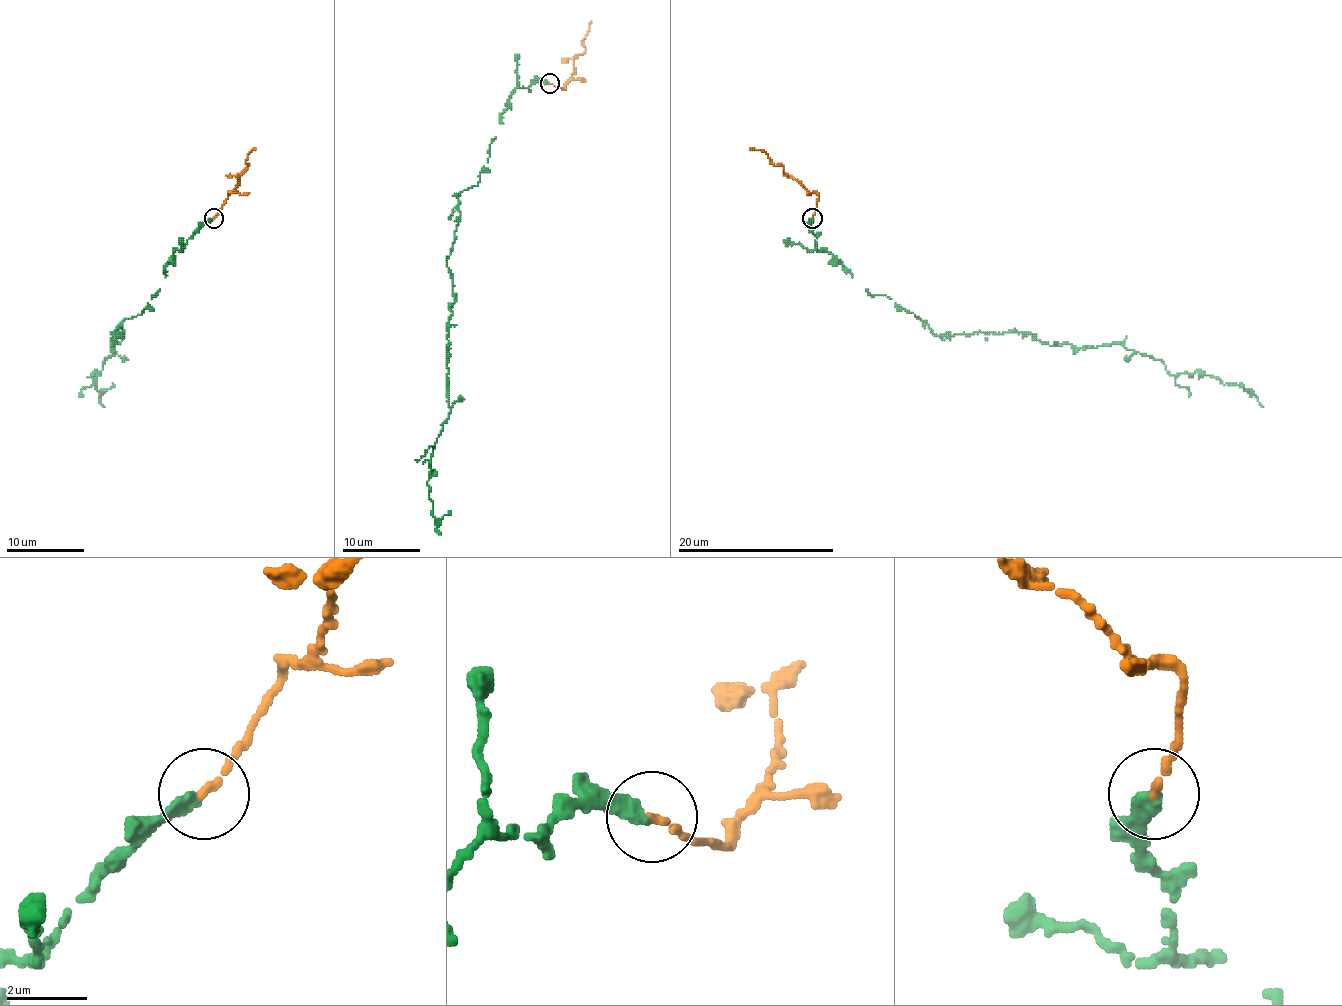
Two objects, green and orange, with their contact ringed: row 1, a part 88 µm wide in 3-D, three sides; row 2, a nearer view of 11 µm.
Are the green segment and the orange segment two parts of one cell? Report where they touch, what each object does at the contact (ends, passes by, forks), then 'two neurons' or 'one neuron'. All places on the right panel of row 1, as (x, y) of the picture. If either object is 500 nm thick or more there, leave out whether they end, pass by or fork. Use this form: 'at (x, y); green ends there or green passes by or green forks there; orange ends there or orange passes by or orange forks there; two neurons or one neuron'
at (812, 218); green ends there; orange ends there; one neuron

